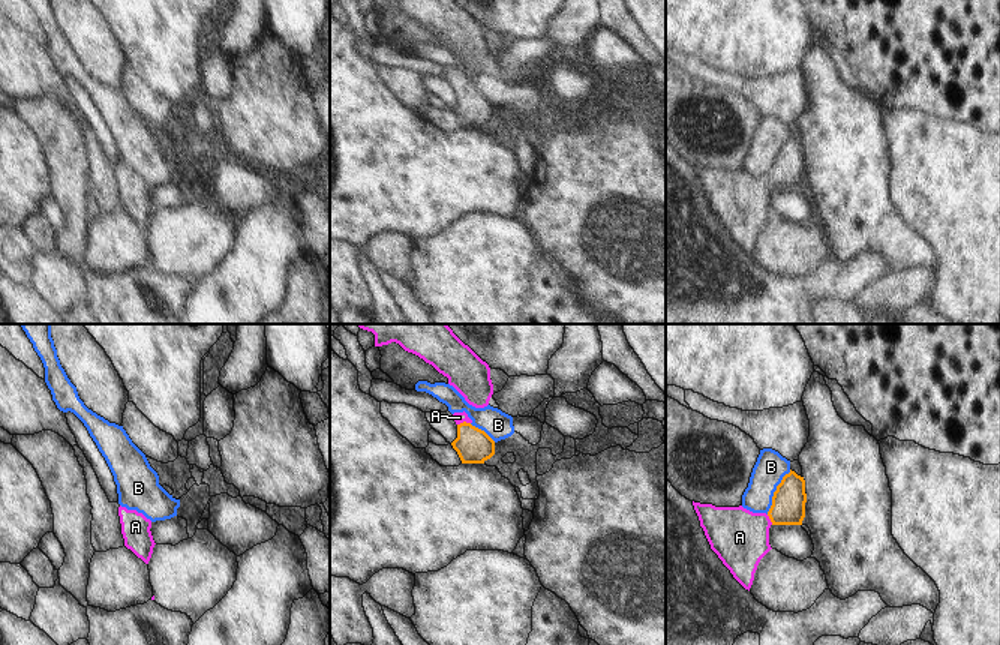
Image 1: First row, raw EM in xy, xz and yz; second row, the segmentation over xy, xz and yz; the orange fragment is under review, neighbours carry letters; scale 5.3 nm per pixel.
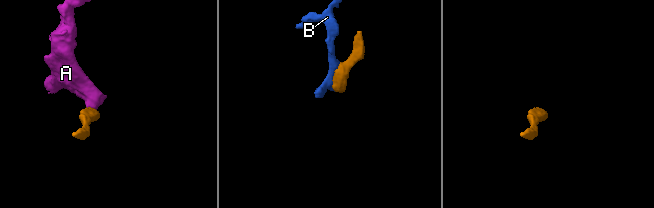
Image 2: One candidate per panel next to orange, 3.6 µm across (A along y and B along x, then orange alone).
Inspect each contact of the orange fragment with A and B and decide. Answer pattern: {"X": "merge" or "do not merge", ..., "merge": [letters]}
{"A": "merge", "B": "do not merge", "merge": ["A"]}

